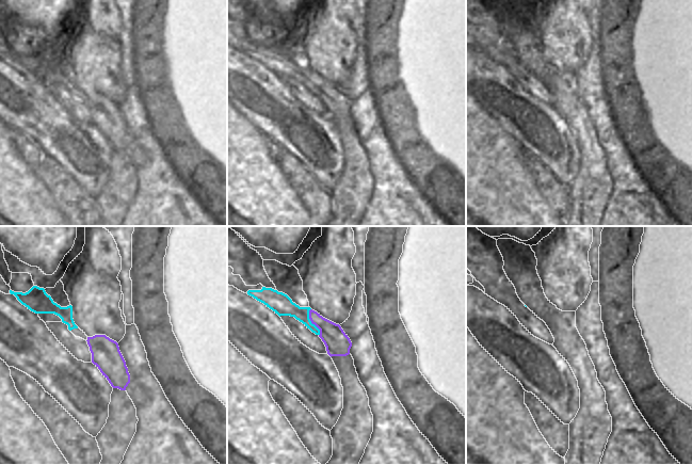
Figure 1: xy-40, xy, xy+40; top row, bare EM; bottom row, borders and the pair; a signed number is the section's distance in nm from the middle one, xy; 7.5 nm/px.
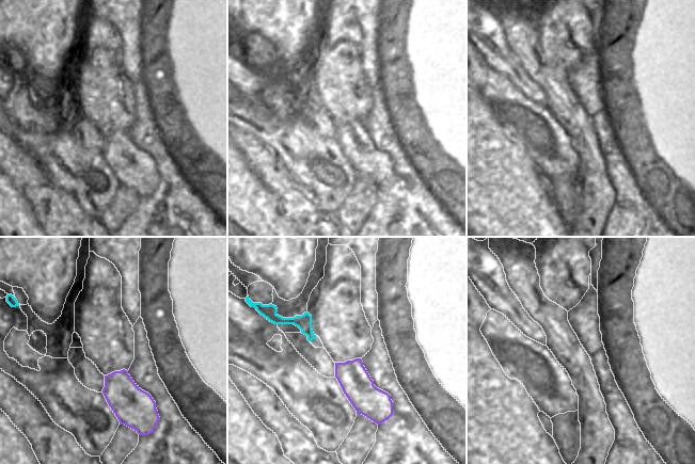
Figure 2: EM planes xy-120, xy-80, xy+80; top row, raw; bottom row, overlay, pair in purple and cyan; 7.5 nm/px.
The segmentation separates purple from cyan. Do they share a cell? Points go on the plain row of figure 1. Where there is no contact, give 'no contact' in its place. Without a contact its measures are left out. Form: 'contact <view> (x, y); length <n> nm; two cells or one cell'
contact xy (311, 83); length 220 nm; one cell

